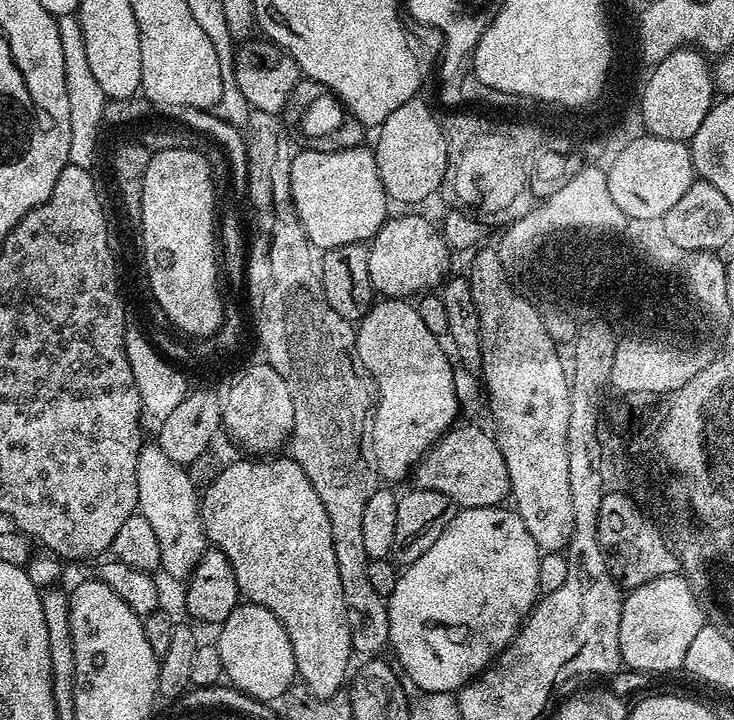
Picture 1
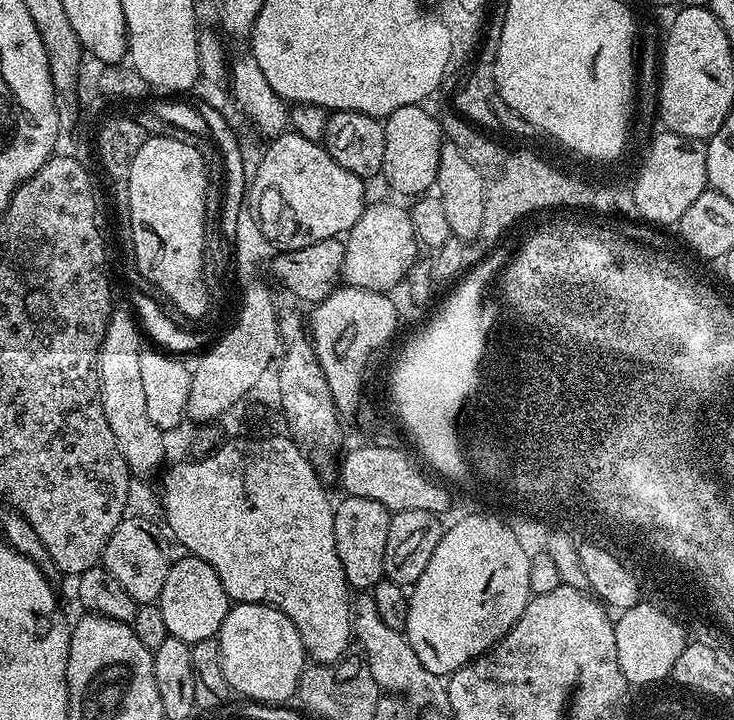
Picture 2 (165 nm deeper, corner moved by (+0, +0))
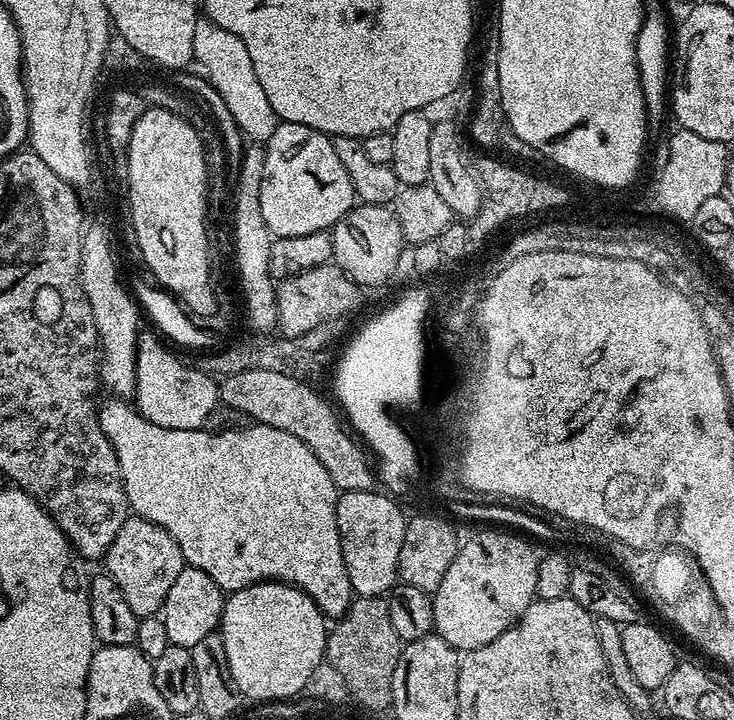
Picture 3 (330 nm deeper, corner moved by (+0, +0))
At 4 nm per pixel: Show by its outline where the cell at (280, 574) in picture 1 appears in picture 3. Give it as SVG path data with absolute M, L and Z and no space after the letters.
M108 398L108 401L101 403L98 408L100 414L100 425L102 434L110 438L114 450L118 454L118 466L122 470L122 482L126 490L129 509L135 515L144 520L154 522L178 542L178 550L182 550L185 565L189 568L197 568L210 578L223 592L231 594L242 590L251 584L263 584L265 582L279 582L292 584L295 588L303 590L310 597L320 611L328 618L339 618L344 611L350 607L354 599L354 593L350 586L350 574L346 574L346 562L342 562L342 542L338 534L338 522L336 521L336 498L338 489L335 482L326 474L326 466L314 458L314 454L294 434L286 434L286 430L274 430L274 426L253 423L252 428L236 428L233 432L208 432L209 430L170 430L166 426L154 426L140 413L127 399Z

